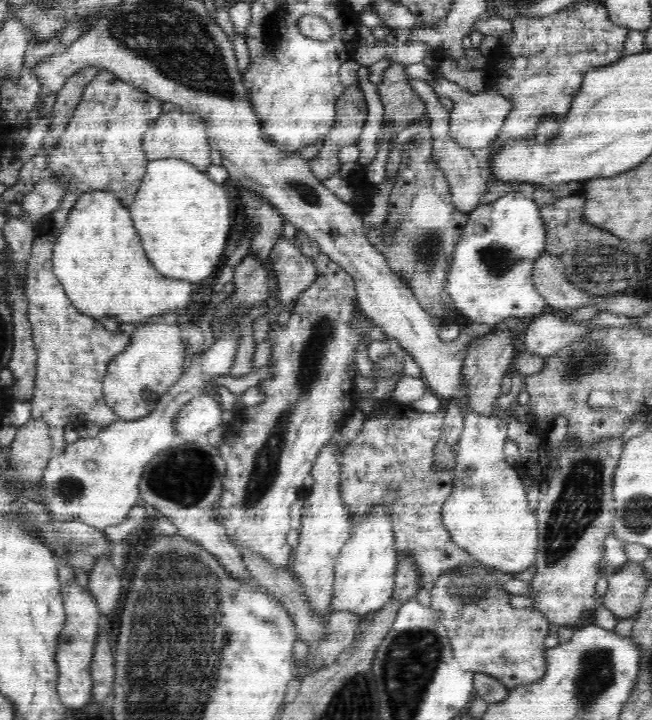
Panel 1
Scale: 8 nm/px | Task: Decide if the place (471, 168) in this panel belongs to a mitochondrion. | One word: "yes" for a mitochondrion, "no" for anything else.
no

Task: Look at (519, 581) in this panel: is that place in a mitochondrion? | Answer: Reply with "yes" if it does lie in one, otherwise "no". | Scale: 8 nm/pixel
no

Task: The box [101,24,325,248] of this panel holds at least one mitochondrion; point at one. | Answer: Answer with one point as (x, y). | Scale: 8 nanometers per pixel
(309, 196)

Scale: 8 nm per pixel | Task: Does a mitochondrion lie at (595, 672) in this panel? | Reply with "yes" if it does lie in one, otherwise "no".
yes

